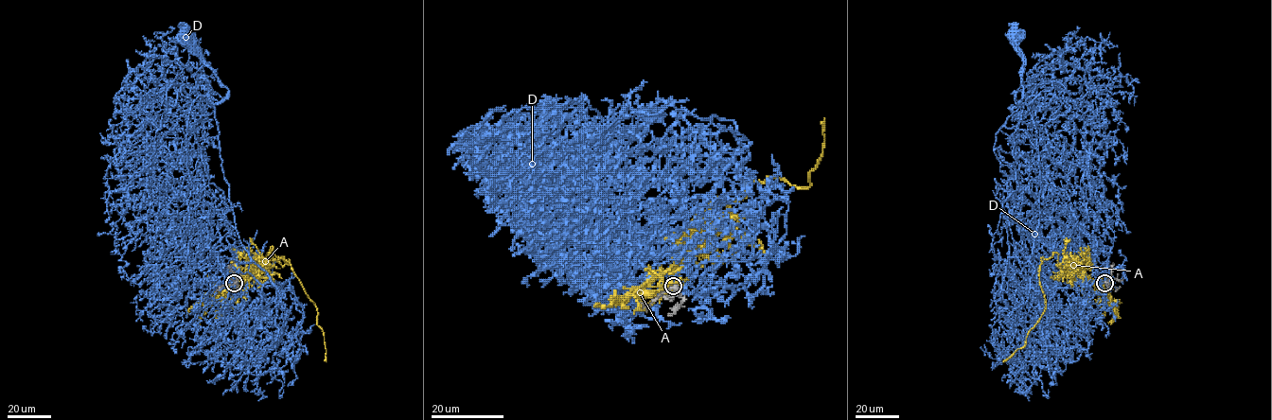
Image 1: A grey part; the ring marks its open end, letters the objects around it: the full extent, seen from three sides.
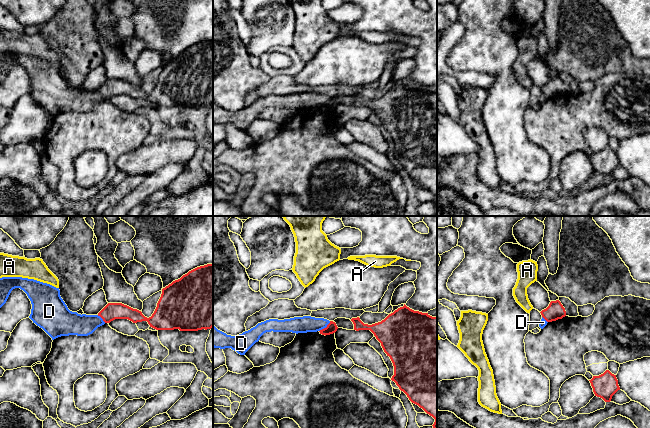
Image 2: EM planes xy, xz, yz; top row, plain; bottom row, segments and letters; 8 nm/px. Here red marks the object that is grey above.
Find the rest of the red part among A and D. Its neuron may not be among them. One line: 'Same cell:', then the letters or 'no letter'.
Same cell: A

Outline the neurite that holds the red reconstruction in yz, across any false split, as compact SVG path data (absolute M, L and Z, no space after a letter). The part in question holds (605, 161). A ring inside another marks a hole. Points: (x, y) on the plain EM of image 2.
M609 146L599 152L593 152L589 157L595 172L602 174L605 178L610 178L612 172L620 166L616 151Z

